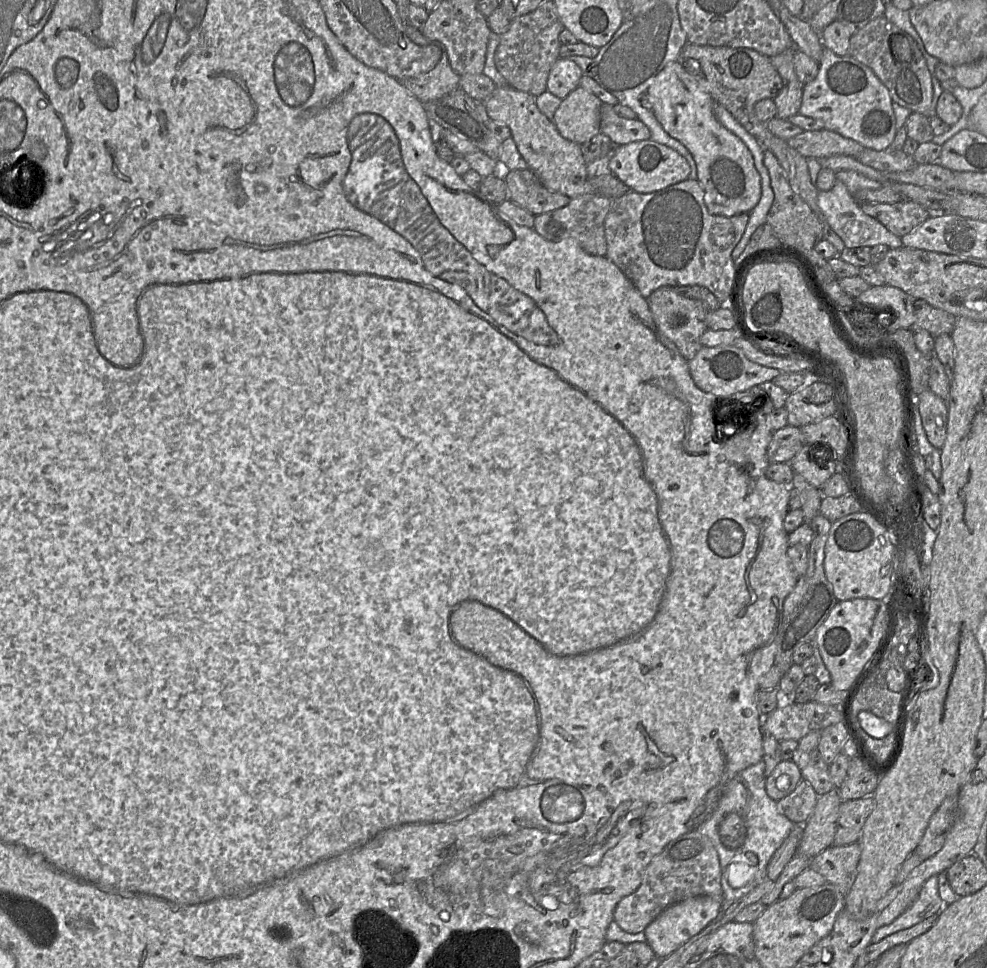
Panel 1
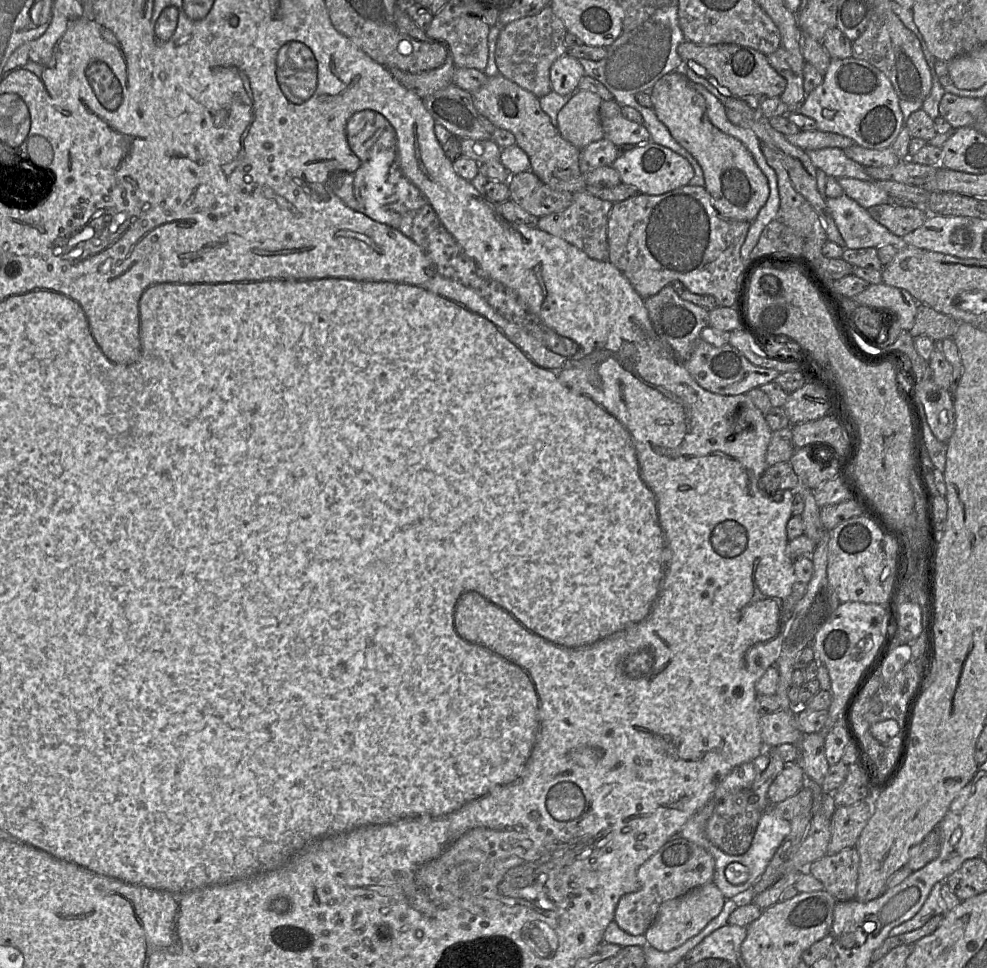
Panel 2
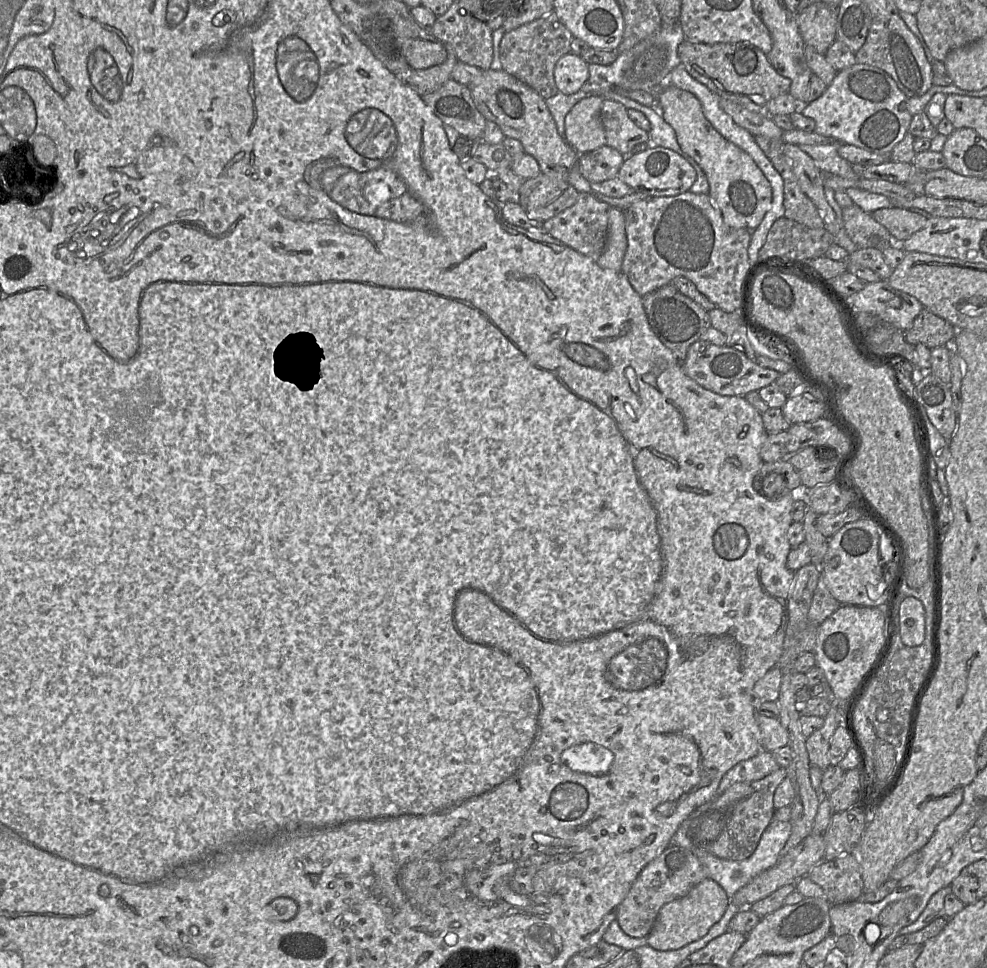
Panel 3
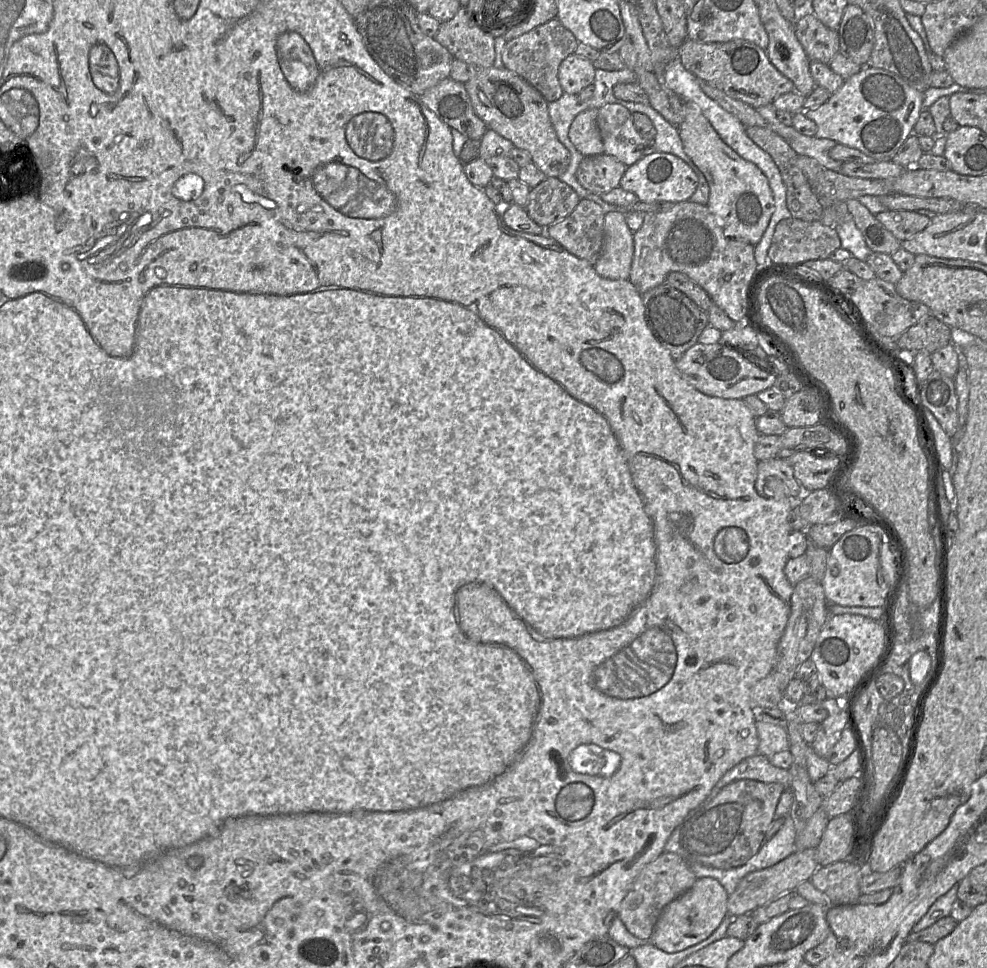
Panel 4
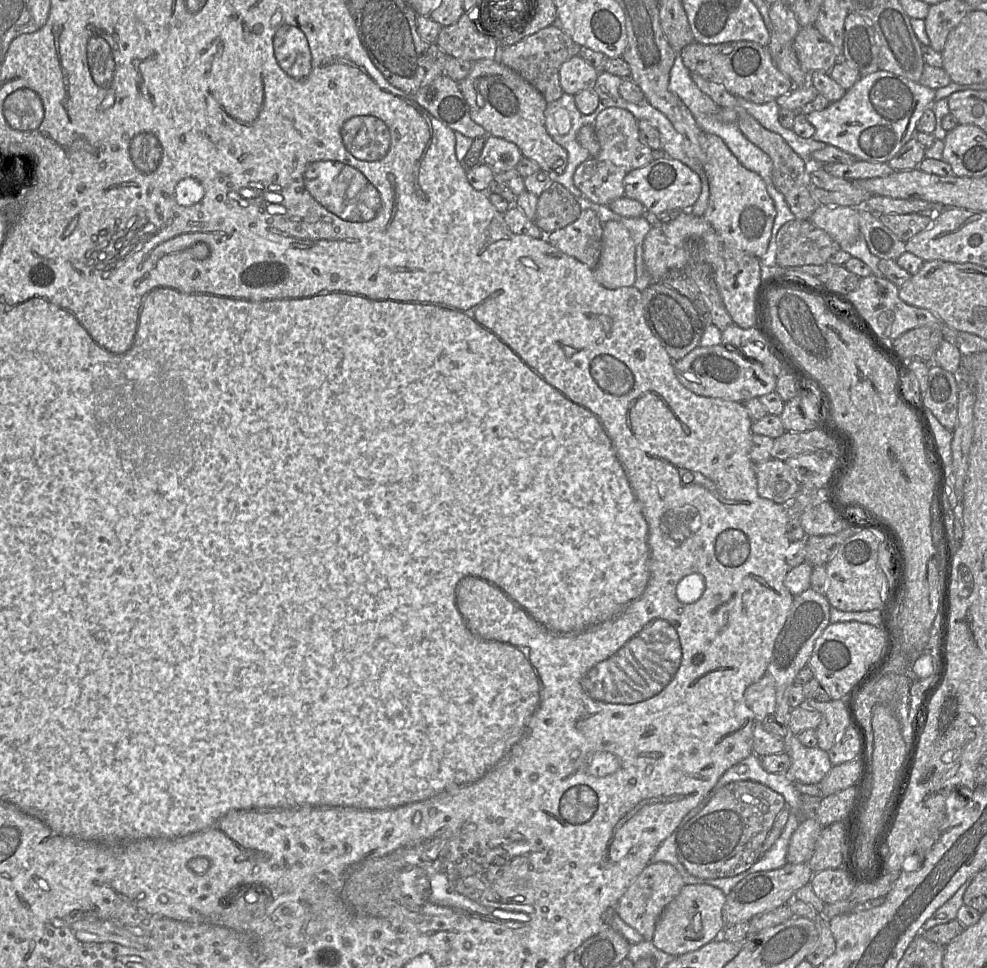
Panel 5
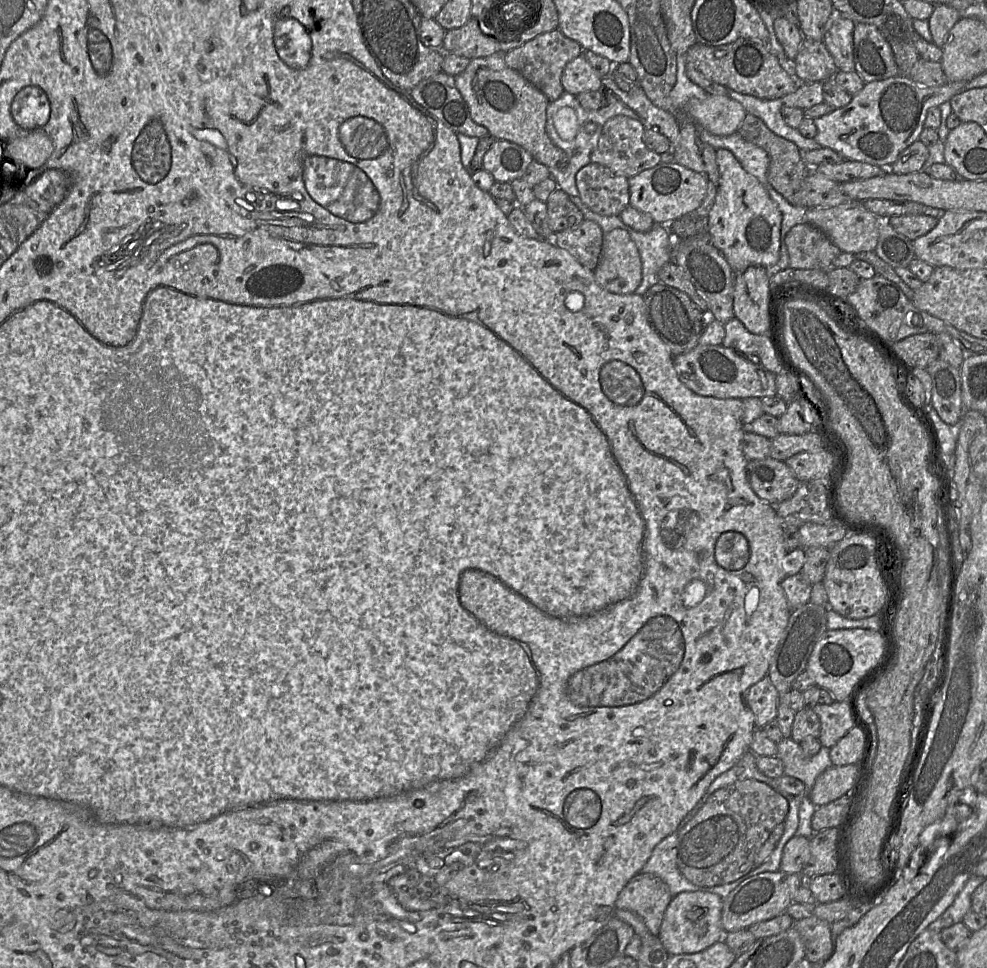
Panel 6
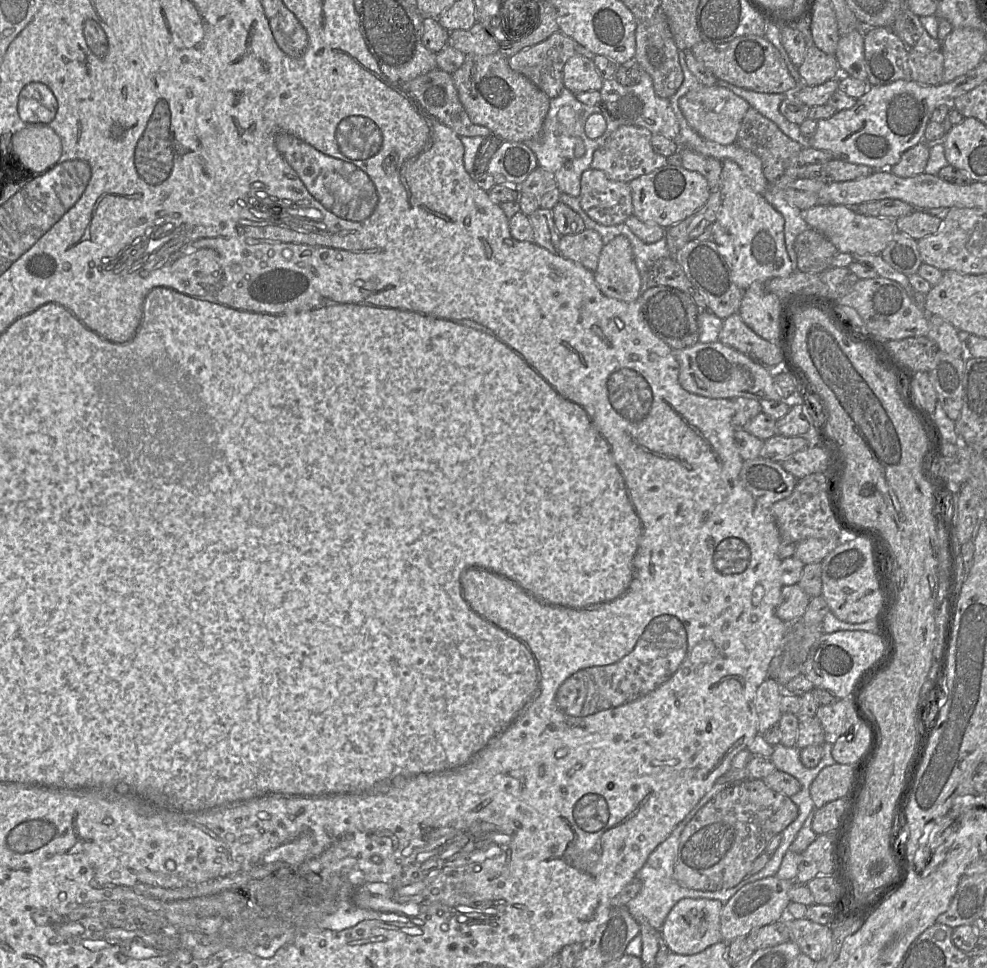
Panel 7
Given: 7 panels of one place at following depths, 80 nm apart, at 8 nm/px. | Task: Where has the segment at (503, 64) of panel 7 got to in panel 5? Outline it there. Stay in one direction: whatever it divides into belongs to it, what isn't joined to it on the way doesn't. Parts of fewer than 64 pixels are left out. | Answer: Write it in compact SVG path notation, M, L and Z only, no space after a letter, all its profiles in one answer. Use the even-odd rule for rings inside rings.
M494 60L473 63L468 76L458 83L469 105L472 120L482 126L488 135L513 142L522 156L536 162L540 170L549 175L565 171L568 153L547 132L545 110L548 103L534 86L515 71Z

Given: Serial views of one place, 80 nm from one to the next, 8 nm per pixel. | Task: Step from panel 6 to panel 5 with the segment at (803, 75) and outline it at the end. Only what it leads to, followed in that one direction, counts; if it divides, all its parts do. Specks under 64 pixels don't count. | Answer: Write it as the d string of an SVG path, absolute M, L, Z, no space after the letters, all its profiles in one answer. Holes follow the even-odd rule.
M815 26L800 28L793 40L793 49L802 69L808 74L814 71L829 73L838 61L833 46Z

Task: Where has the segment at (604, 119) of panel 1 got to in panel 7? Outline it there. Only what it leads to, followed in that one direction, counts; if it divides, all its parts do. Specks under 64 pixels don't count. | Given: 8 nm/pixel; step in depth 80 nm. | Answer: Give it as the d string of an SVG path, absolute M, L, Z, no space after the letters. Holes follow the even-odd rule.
M622 125L618 127L604 144L595 150L590 168L603 171L611 180L629 183L633 179L665 166L667 157L653 151L652 135L646 128L638 126Z

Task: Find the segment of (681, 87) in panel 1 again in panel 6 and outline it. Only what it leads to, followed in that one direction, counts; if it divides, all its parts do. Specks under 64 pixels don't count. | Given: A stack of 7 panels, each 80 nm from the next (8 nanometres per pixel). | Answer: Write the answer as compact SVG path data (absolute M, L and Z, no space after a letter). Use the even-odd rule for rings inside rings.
M716 150L719 181L713 207L708 216L708 235L734 274L750 266L771 267L780 258L782 214L759 180L743 169L733 153Z

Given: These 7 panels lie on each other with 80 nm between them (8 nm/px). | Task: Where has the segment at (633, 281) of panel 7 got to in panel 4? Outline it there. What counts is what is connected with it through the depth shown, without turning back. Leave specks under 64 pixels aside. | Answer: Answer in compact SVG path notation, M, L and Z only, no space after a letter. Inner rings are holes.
M617 211L606 213L603 248L594 265L597 274L610 280L629 279L633 254L633 233L625 215Z

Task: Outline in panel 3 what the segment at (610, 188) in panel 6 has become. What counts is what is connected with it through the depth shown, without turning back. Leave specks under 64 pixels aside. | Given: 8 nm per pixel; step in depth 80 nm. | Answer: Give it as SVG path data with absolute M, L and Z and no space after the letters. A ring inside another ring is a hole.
M604 145L593 151L579 154L579 171L590 183L604 182L617 177L625 158L616 149Z

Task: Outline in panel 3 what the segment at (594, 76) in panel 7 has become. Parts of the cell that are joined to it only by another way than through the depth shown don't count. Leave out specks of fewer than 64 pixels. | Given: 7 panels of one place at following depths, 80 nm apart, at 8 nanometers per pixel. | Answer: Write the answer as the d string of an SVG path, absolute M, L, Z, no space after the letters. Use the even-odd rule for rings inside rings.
M573 53L561 57L554 69L554 79L559 92L565 95L579 92L589 81L588 65L582 57Z

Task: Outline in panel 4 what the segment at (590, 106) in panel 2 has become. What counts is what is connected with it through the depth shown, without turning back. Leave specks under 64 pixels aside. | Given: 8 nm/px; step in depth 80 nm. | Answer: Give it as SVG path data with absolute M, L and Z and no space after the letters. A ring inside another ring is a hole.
M586 109L575 117L569 127L568 136L570 141L584 156L604 153L597 115L597 109Z

